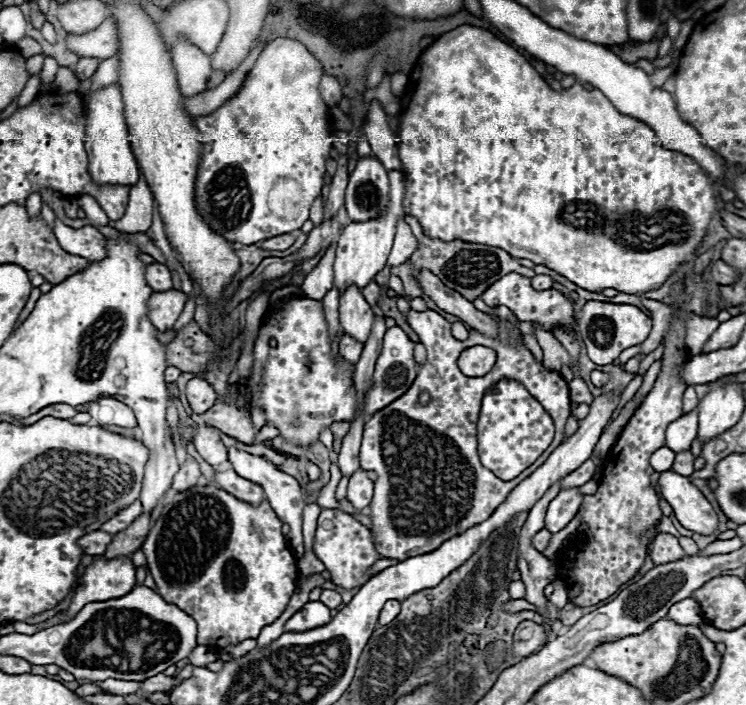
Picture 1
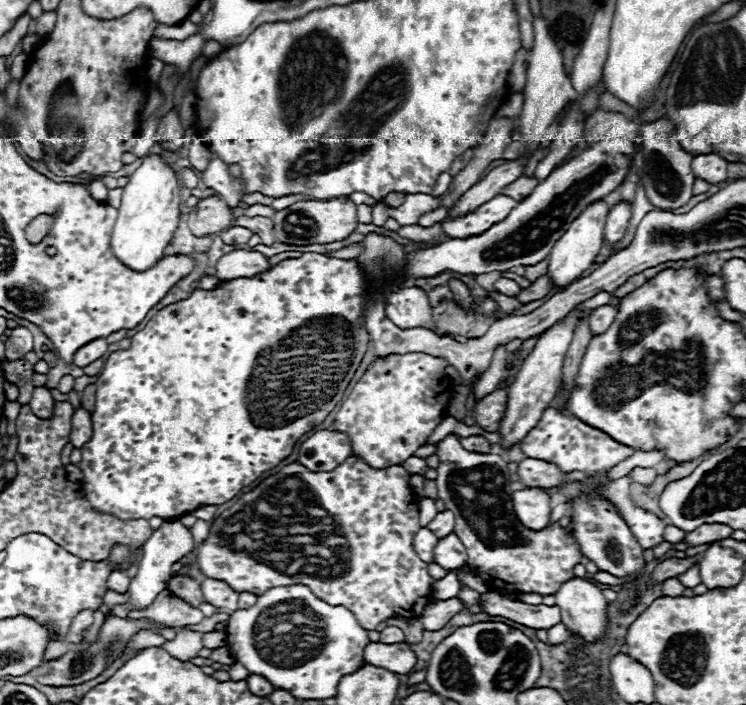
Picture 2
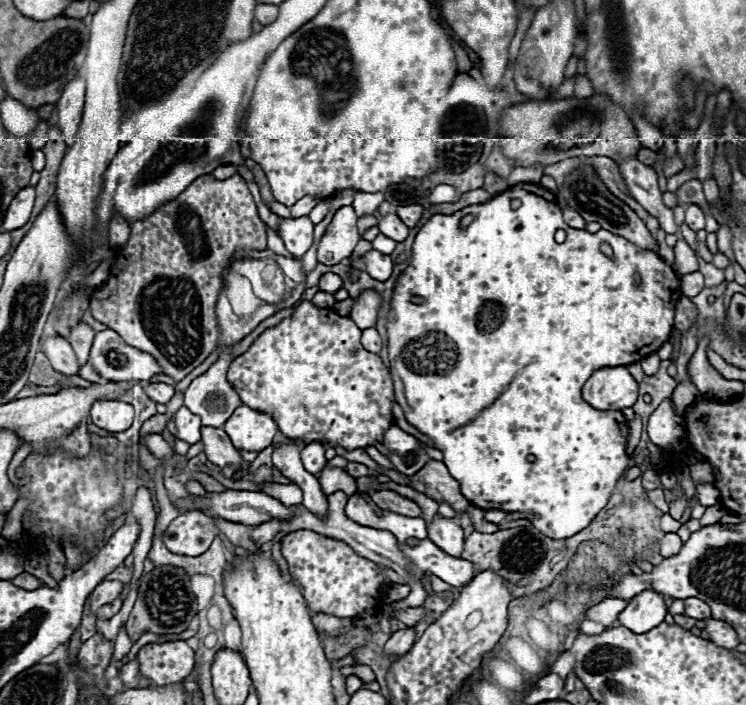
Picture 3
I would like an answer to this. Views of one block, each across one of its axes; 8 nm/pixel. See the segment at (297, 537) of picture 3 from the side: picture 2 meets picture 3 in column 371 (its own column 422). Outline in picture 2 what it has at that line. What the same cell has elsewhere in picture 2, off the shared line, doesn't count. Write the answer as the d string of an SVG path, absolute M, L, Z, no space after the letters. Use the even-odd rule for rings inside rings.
M350 456L346 462L342 462L336 470L332 472L310 472L306 470L302 464L292 462L288 466L284 466L278 474L268 476L266 480L262 480L252 492L244 494L232 508L224 510L210 526L210 534L208 538L202 542L202 546L198 548L196 554L196 562L202 570L202 574L206 574L208 578L216 578L216 580L224 580L228 582L236 592L254 592L256 596L260 596L262 592L266 592L268 588L276 588L276 586L292 586L292 584L304 584L308 586L320 600L324 600L326 604L332 606L344 606L350 612L354 612L354 616L358 618L358 622L362 624L362 628L366 630L374 630L382 620L400 614L406 618L416 618L422 614L424 606L432 600L430 592L434 586L434 578L428 574L428 564L422 562L418 558L418 554L412 548L412 540L414 540L414 532L418 532L420 524L418 524L418 496L412 492L410 484L410 474L400 466L394 464L390 468L372 468L368 466L362 458L358 456Z

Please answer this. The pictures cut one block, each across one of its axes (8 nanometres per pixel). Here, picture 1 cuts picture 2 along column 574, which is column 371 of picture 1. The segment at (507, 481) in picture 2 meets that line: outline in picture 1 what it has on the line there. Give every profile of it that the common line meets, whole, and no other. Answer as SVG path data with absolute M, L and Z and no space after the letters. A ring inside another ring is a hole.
M322 510L314 536L314 554L320 562L324 562L326 570L330 570L330 580L342 588L362 586L368 580L364 572L380 558L372 544L370 530L342 510Z

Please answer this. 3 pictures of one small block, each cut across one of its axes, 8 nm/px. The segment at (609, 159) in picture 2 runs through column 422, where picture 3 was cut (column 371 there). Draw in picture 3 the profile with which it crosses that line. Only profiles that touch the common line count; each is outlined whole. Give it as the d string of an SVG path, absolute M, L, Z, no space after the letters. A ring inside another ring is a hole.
M370 250L364 254L364 264L366 264L366 272L374 278L374 280L388 280L392 274L392 258L388 254L382 254L378 250Z

